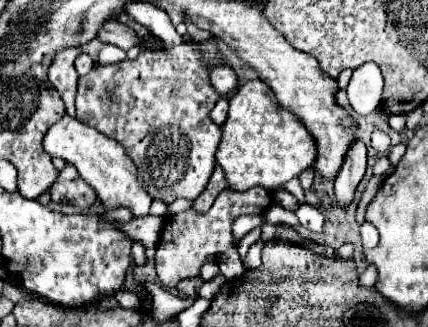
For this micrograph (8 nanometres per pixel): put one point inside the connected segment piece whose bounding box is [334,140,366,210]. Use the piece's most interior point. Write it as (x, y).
(353, 171)

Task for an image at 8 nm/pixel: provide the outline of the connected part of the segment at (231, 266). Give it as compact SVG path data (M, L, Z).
M228 252L226 256L224 256L224 260L220 262L220 272L230 280L230 278L234 278L234 276L238 276L238 274L242 274L246 268L244 268L244 264L242 264L242 260L240 260L240 256L236 254L236 252Z

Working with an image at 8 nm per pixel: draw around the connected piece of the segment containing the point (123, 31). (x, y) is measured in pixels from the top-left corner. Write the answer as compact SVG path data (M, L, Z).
M108 20L100 30L98 30L98 38L104 44L114 44L122 50L130 50L134 46L140 46L140 40L136 36L136 32L132 28L128 28L126 24L120 24L116 20Z

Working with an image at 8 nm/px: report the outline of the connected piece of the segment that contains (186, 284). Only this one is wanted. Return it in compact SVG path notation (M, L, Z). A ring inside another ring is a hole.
M194 278L194 280L184 280L182 284L178 284L176 288L180 290L180 296L184 298L196 298L198 296L198 288L202 286L202 280L200 278Z

